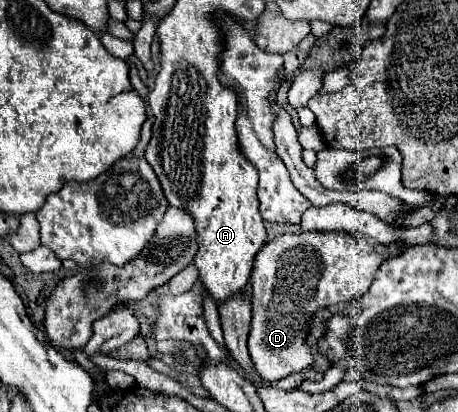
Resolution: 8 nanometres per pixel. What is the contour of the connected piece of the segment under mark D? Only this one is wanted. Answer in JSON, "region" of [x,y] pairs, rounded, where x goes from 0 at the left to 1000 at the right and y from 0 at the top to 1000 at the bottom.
{"region":[[[655,563],[655,568],[616,568],[594,587],[581,587],[559,617],[550,655],[550,801],[541,816],[541,850],[555,879],[563,913],[594,932],[629,908],[677,893],[681,864],[668,840],[672,777],[677,767],[707,743],[760,733],[786,723],[812,689],[812,670],[834,641],[834,621],[795,583],[795,573],[760,563]]]}

